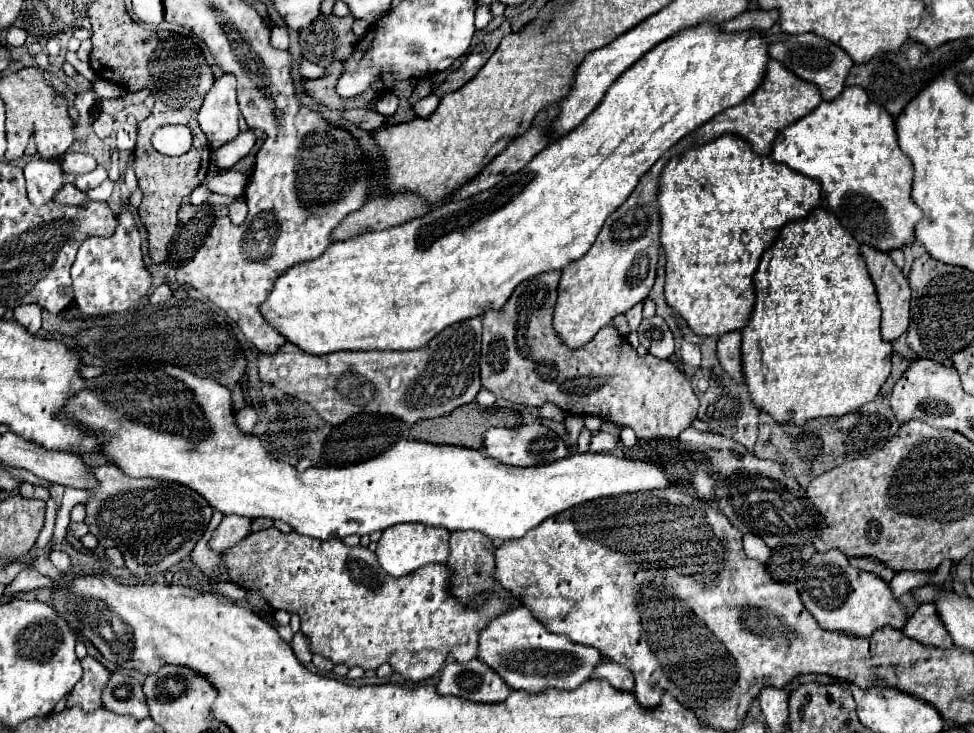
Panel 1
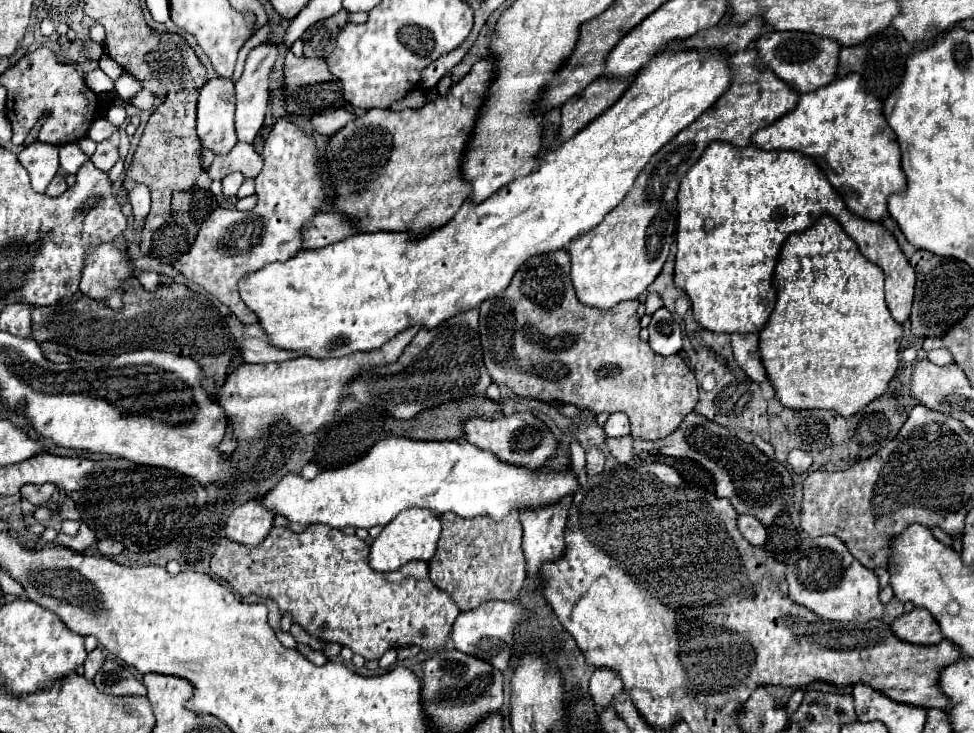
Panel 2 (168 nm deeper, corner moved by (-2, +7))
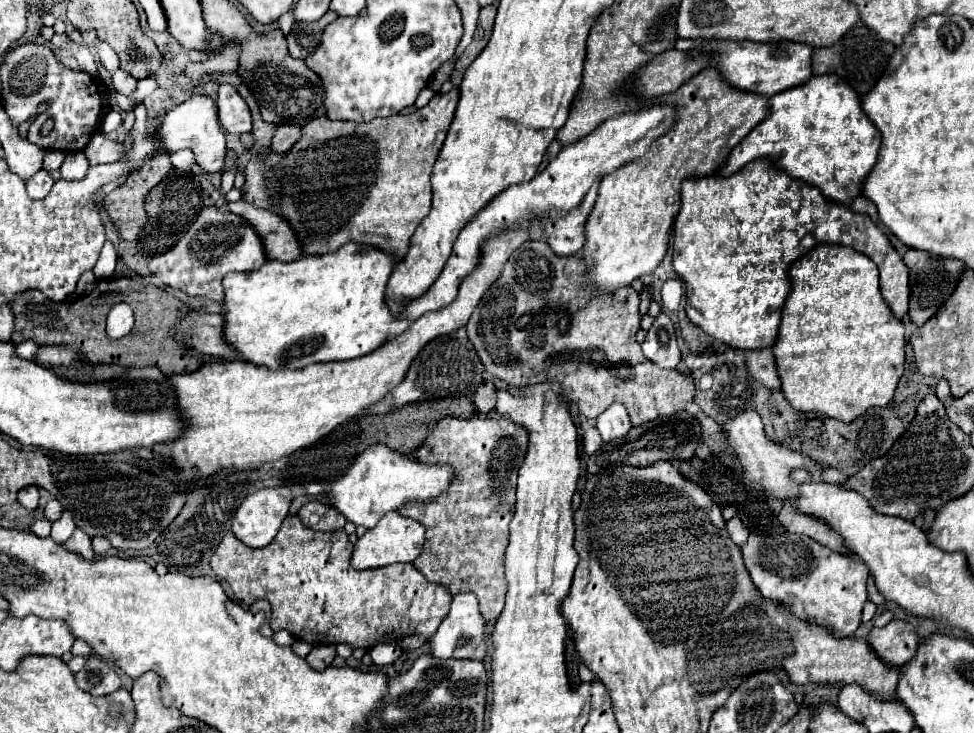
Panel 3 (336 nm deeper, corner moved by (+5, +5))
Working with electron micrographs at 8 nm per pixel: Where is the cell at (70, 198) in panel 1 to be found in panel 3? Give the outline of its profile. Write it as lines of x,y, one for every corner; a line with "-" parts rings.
42,169
38,175
34,175
34,179
30,179
30,183
26,183
26,191
32,199
44,199
50,193
52,185
54,185
54,179
50,177
48,171

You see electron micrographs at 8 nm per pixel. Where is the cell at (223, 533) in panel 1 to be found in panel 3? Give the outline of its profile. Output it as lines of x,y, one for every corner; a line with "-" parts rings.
266,487
266,489
250,493
242,501
242,505
238,507
232,519
232,533
248,547
266,547
278,533
280,523
286,519
290,501
292,501
292,493
288,487

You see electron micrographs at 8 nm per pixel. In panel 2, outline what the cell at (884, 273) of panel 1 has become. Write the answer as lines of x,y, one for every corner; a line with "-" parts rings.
711,143
701,159
681,179
677,195
679,219
677,219
677,261
675,261
675,285
687,291
695,321
715,333
759,333
769,315
773,313
777,291
773,287
773,273
781,245
789,235
801,233
813,225
821,215
831,215
847,235
859,245
861,253
885,271
885,301
897,323
905,323
911,313
915,271
907,257
899,249
895,237
875,221
865,221
847,213
845,203
837,197
837,191
829,185
825,173
809,157
797,151
761,151
753,145
735,147
727,143

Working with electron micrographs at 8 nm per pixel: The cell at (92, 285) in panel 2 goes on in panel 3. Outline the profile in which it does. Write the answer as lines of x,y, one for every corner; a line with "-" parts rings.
116,303
110,313
108,313
108,335
112,339
120,339
124,337
134,325
134,315
132,315
132,307
128,303

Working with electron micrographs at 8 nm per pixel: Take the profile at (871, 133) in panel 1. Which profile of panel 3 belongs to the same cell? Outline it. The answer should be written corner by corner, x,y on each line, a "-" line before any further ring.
814,75
810,83
804,83
802,87
792,87
790,91
774,95
770,99
770,107
772,107
772,113
762,121
762,125
754,127
742,139
742,143
738,143
732,149
730,157
718,169
718,173
732,175
734,171
742,169
746,163
754,159
772,157
788,175
794,175
796,179
802,179
818,187
826,197
838,203
852,205
852,201
862,195
862,183
868,177
868,173
874,169
874,163
878,161
880,143
882,143
880,131
864,113
858,93
836,75

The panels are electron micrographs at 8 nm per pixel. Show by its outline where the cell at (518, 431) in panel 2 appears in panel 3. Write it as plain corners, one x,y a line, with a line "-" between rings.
444,417
436,429
430,433
426,443
412,457
422,459
422,463
450,463
454,467
454,483
450,491
436,499
434,503
408,503
400,507
398,513
420,521
426,527
426,543
422,555
414,561
414,567
430,581
448,587
452,595
474,593
480,601
480,611
486,621
498,619
504,609
506,579
504,579
504,549
508,543
508,525
514,515
514,491
518,467
522,465
528,451
528,431
510,421
508,417
488,419
472,417
468,421
456,417

